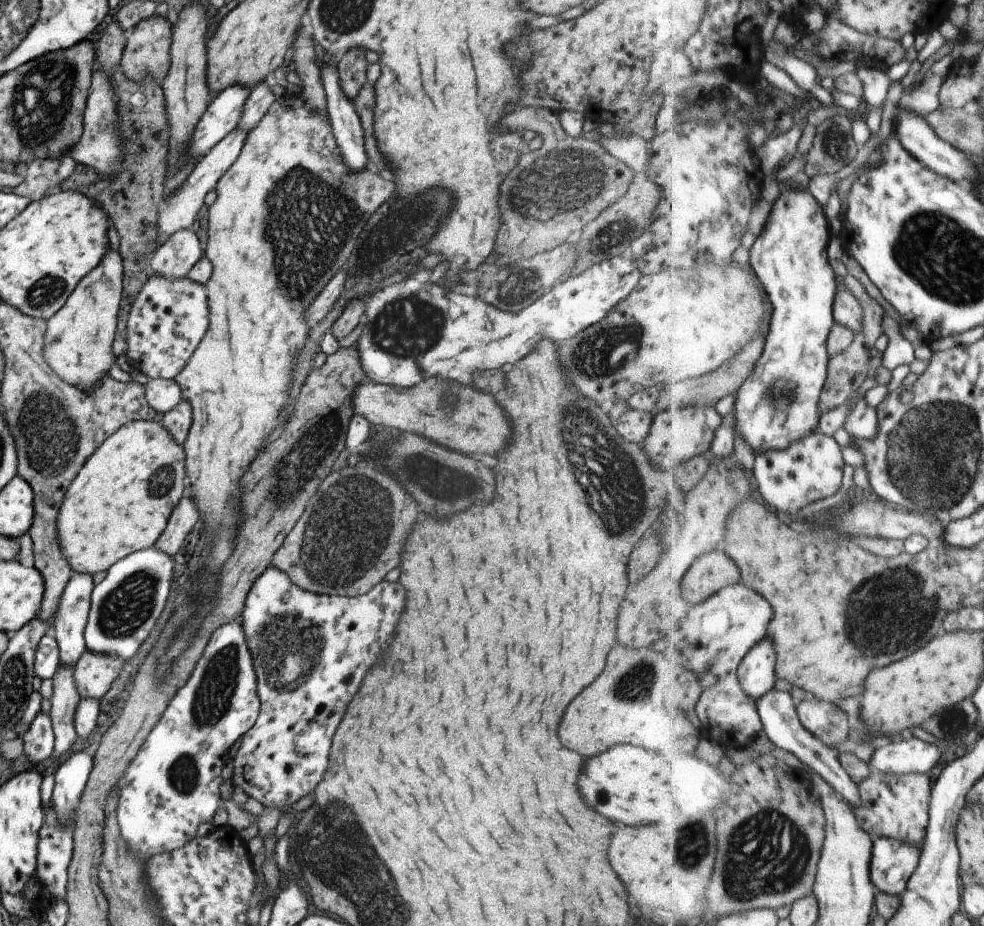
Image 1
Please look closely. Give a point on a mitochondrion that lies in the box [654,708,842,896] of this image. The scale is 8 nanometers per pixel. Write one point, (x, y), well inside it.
(693, 845)

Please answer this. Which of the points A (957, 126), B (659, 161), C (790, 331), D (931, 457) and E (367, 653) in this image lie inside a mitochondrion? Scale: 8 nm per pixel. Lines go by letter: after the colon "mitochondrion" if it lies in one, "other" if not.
A: mitochondrion
B: other
C: other
D: mitochondrion
E: other

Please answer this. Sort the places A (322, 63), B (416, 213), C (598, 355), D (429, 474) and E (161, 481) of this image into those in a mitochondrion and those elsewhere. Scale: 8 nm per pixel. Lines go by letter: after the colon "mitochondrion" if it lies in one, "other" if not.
A: other
B: mitochondrion
C: mitochondrion
D: mitochondrion
E: mitochondrion

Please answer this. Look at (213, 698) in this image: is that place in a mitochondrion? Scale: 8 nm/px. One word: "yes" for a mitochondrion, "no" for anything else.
yes

